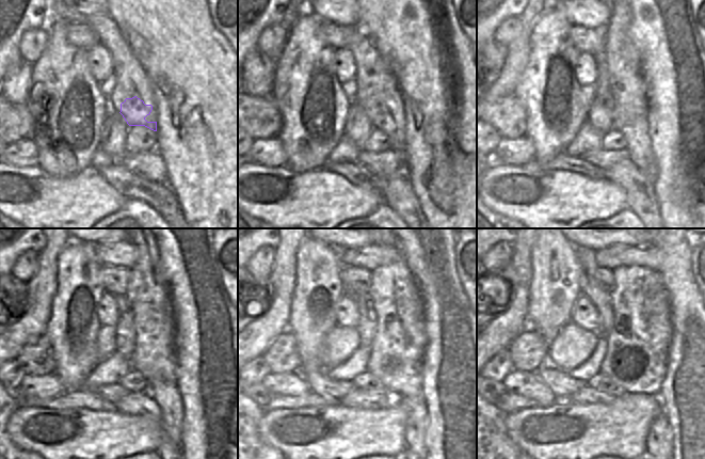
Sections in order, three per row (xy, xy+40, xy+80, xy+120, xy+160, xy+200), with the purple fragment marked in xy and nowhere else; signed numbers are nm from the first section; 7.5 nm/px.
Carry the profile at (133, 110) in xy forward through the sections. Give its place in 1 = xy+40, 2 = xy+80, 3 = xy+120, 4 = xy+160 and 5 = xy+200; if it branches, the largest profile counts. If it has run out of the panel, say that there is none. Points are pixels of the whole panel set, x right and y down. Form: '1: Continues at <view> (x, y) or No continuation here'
1: Continues at xy+40 (375, 110)
2: Continues at xy+80 (623, 58)
3: Continues at xy+120 (154, 355)
4: Continues at xy+160 (397, 350)
5: Continues at xy+200 (636, 360)

